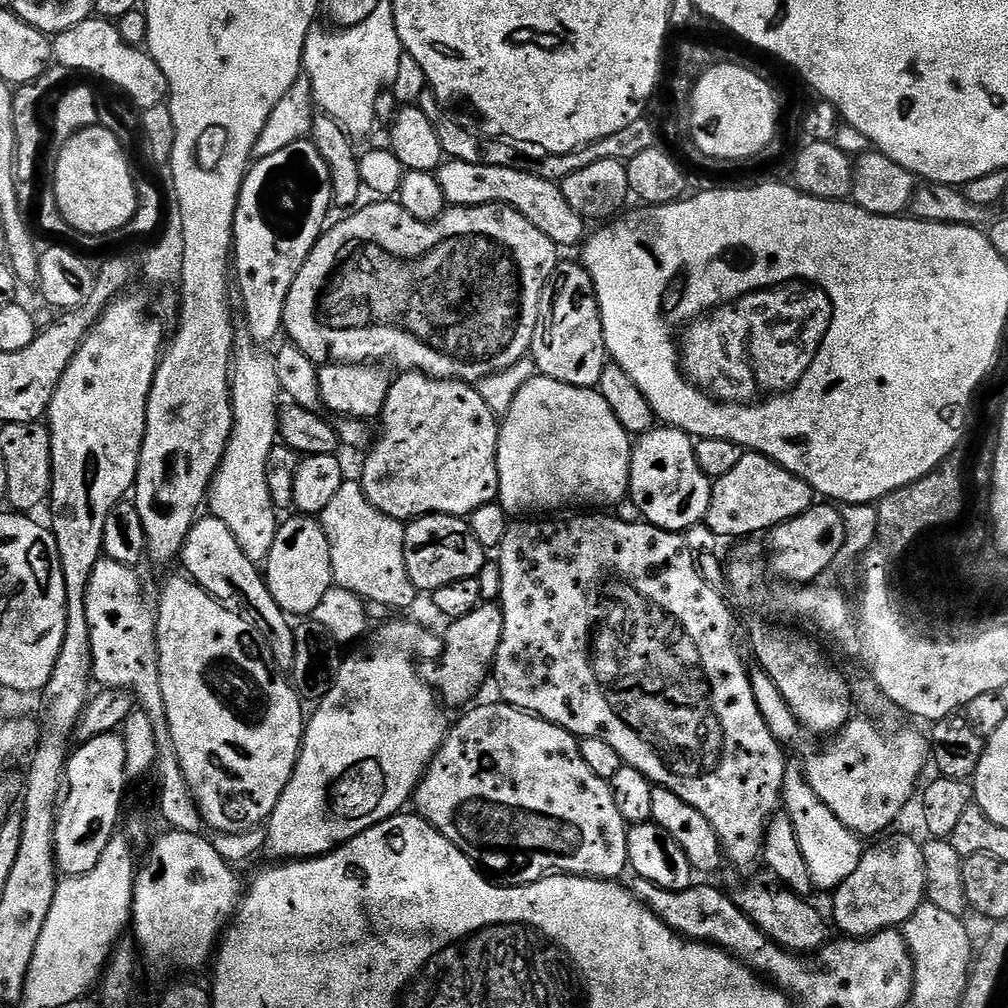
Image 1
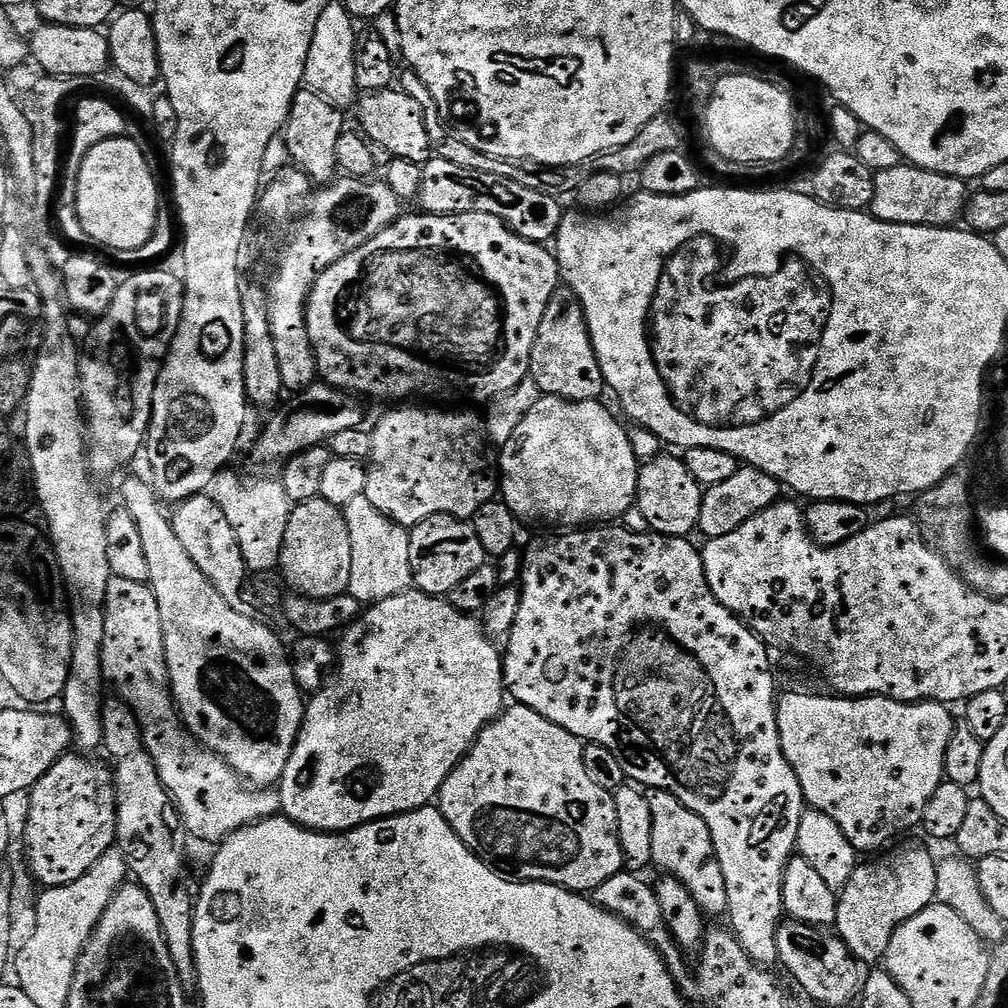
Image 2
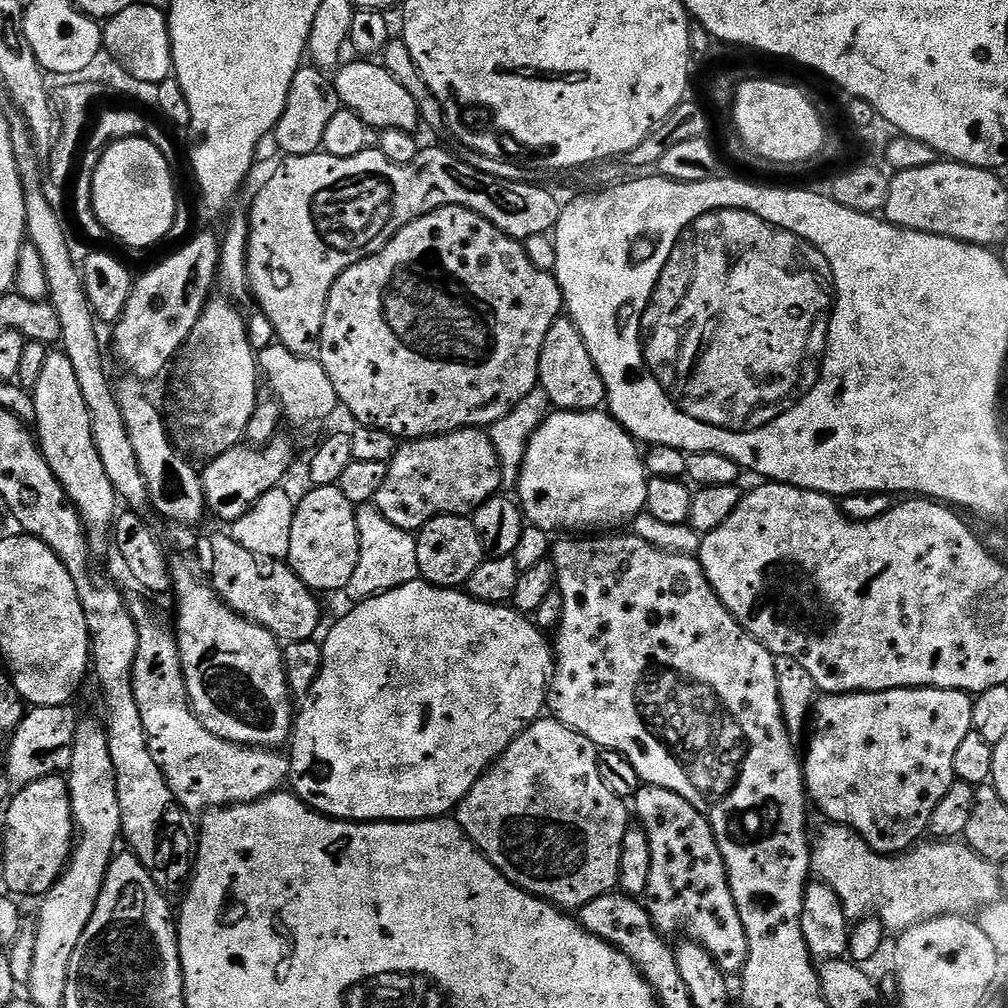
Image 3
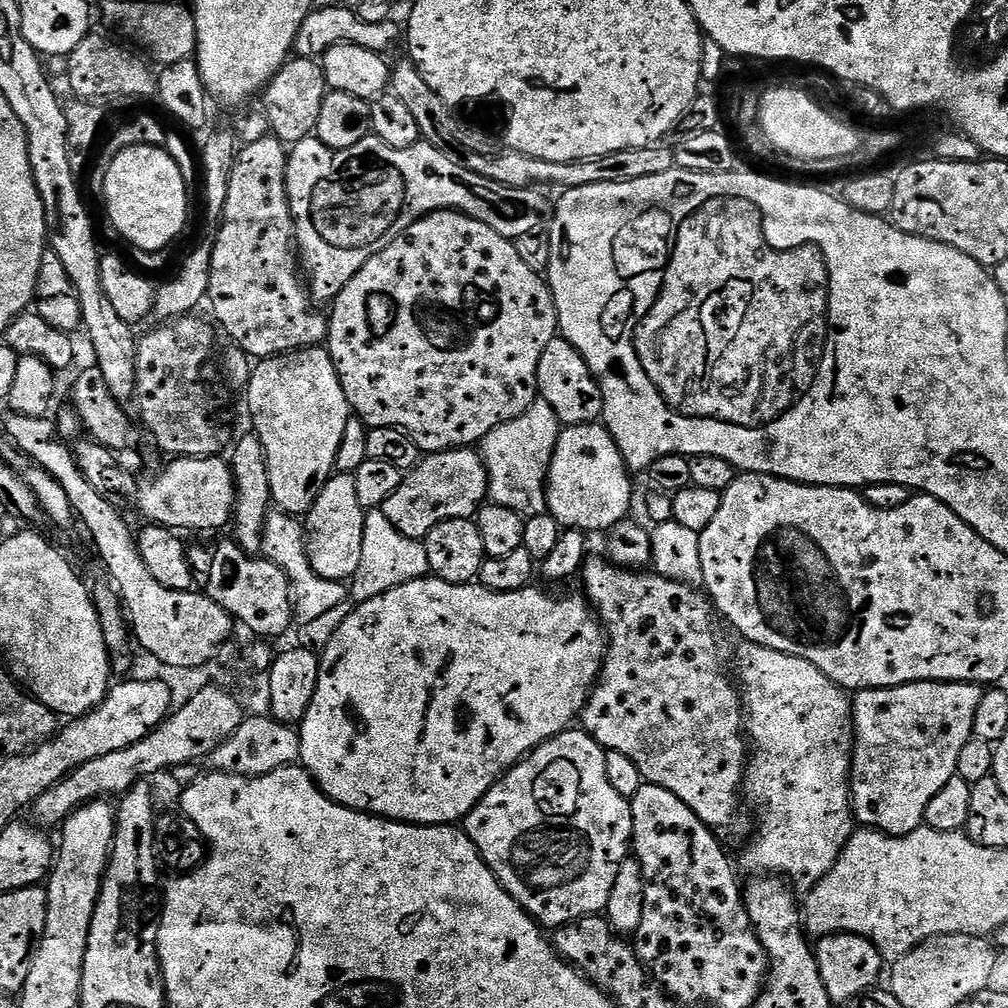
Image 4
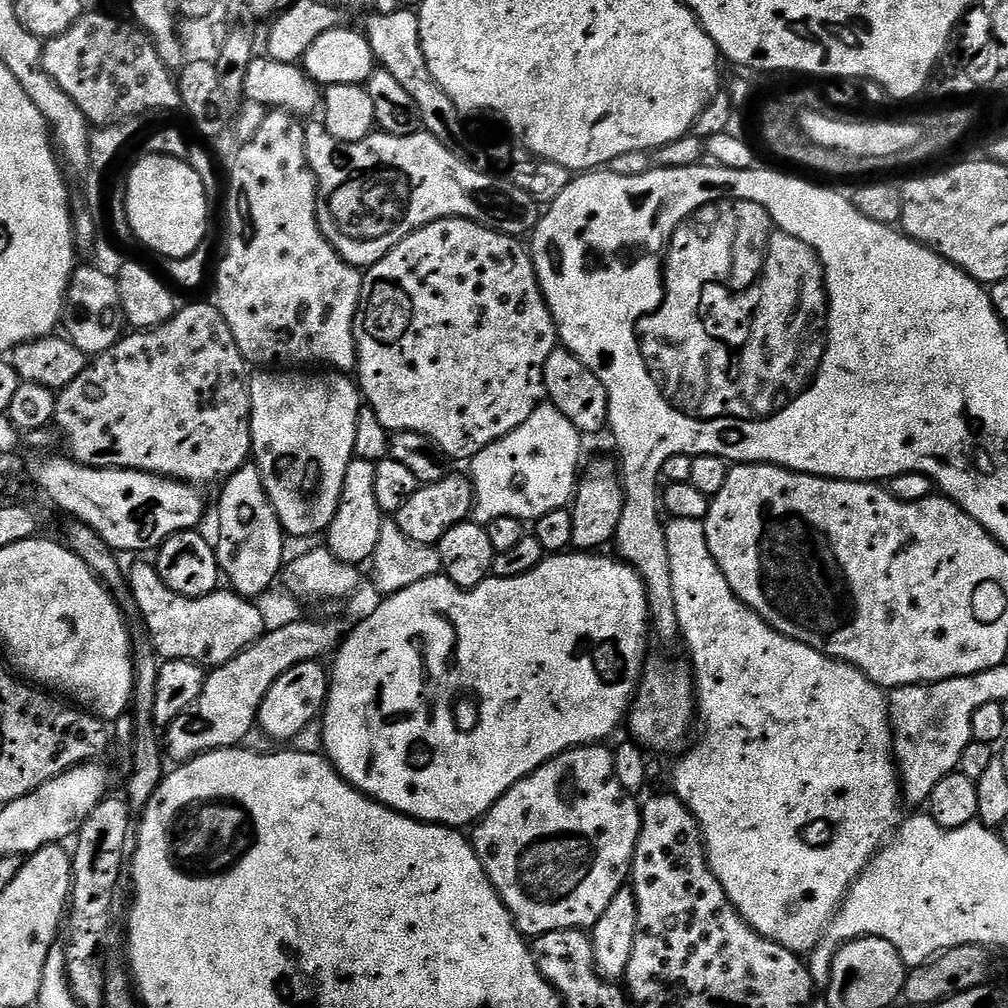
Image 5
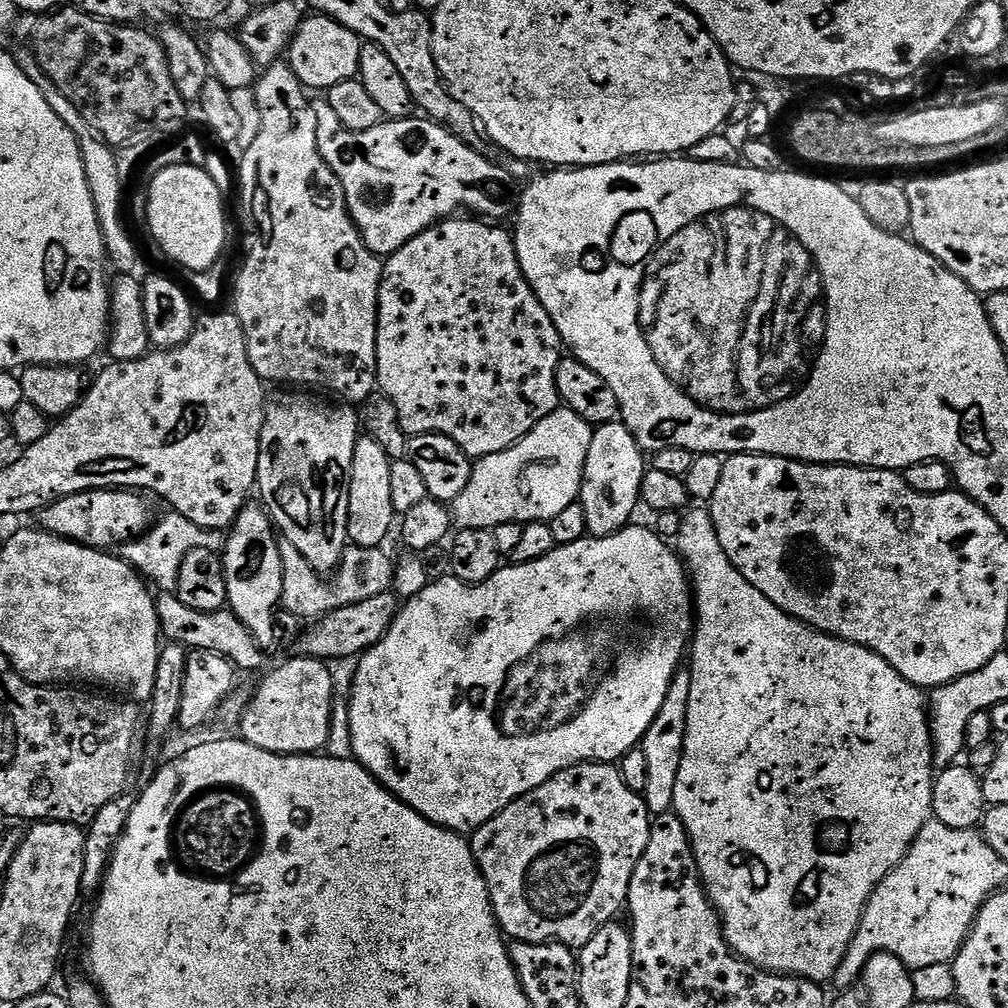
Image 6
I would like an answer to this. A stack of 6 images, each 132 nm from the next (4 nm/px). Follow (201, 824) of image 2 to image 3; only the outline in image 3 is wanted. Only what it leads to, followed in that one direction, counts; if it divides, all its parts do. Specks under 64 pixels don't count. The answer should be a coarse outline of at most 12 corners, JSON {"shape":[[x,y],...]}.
{"shape":[[129,599],[150,755],[177,805],[252,804],[292,775],[280,750],[210,734],[175,635]]}

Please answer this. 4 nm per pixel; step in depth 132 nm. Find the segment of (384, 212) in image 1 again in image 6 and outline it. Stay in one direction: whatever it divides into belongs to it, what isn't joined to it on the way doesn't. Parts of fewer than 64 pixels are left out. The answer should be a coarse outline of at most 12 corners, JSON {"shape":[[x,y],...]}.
{"shape":[[513,233],[383,261],[376,382],[409,437],[498,454],[561,407]]}

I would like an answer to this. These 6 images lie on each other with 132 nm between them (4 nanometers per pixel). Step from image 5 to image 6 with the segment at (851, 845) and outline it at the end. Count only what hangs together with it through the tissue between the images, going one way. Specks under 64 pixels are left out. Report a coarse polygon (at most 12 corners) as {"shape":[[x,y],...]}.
{"shape":[[681,515],[672,811],[733,952],[831,981],[933,819],[929,697]]}

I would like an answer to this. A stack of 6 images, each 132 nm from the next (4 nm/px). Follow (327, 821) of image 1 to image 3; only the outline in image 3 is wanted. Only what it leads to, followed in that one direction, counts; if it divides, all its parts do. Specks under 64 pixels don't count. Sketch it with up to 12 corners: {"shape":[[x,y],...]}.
{"shape":[[421,578],[322,640],[291,791],[444,818],[548,703],[535,619]]}

